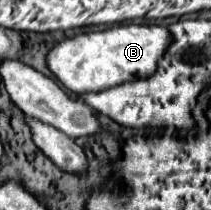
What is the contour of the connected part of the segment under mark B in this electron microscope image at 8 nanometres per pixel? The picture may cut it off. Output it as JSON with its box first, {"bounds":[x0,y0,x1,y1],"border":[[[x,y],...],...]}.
{"bounds":[47,25,171,95],"border":[[[113,25],[103,31],[79,33],[53,45],[47,53],[47,67],[61,85],[77,95],[87,91],[103,91],[131,81],[133,77],[153,75],[167,43],[171,43],[171,35],[161,25]]]}

